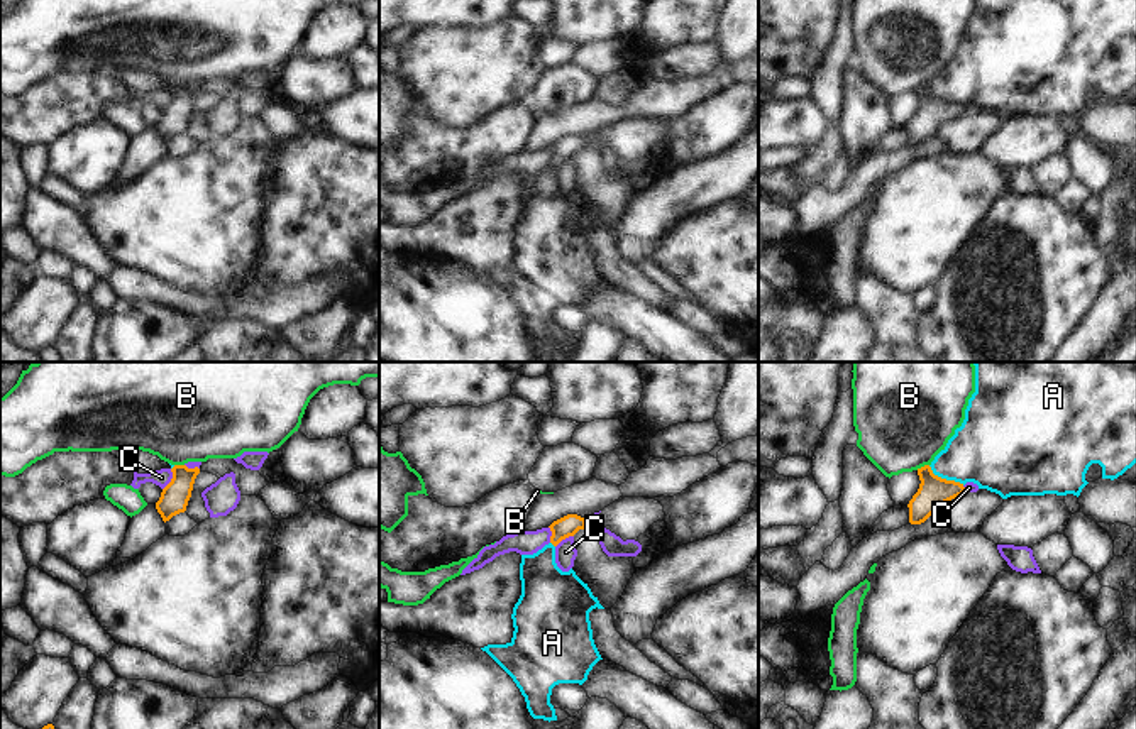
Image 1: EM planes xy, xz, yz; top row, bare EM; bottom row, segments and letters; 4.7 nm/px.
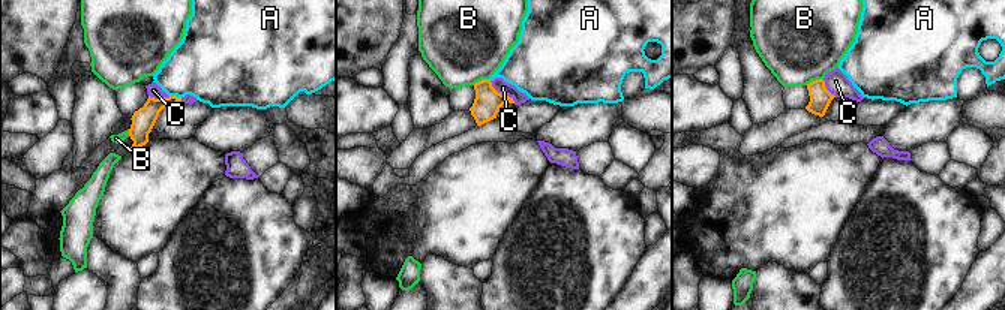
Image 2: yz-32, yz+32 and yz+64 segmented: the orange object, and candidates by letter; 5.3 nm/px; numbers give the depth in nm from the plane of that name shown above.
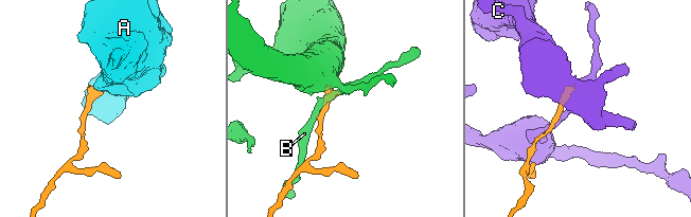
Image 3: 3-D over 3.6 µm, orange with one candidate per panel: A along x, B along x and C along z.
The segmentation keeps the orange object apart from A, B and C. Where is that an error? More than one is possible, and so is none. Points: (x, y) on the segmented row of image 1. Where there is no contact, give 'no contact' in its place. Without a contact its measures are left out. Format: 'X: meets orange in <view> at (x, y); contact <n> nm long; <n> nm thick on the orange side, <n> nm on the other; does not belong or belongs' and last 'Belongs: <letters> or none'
A: meets orange in yz at (945, 479); contact 200 nm long; 150 nm thick on the orange side, 340 nm on the other; does not belong
B: meets orange in yz at (921, 467); contact 70 nm long; 150 nm thick on the orange side, 460 nm on the other; does not belong
C: meets orange in xy at (171, 479); contact 110 nm long; 140 nm thick on the orange side, 80 nm on the other; does not belong
Belongs: none

